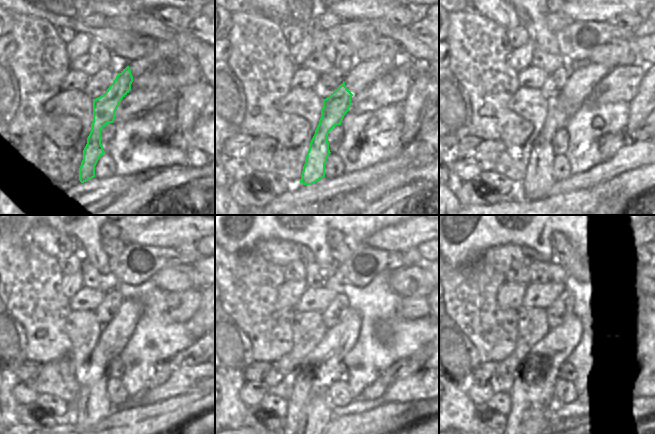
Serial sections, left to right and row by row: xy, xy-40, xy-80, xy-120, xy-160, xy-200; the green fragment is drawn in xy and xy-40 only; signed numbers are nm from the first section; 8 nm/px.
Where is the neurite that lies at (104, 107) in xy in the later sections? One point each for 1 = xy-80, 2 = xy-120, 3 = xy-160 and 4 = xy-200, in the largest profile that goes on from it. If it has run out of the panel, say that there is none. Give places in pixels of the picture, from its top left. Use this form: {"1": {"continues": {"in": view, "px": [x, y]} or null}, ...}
{"1": {"continues": {"in": "xy-80", "px": [539, 178]}}, "2": {"continues": {"in": "xy-120", "px": [92, 405]}}, "3": {"continues": {"in": "xy-160", "px": [318, 411]}}, "4": {"continues": {"in": "xy-200", "px": [538, 418]}}}

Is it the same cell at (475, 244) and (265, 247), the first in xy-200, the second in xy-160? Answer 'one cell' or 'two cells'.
two cells

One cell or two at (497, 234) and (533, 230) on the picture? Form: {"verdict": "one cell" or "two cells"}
{"verdict": "one cell"}

